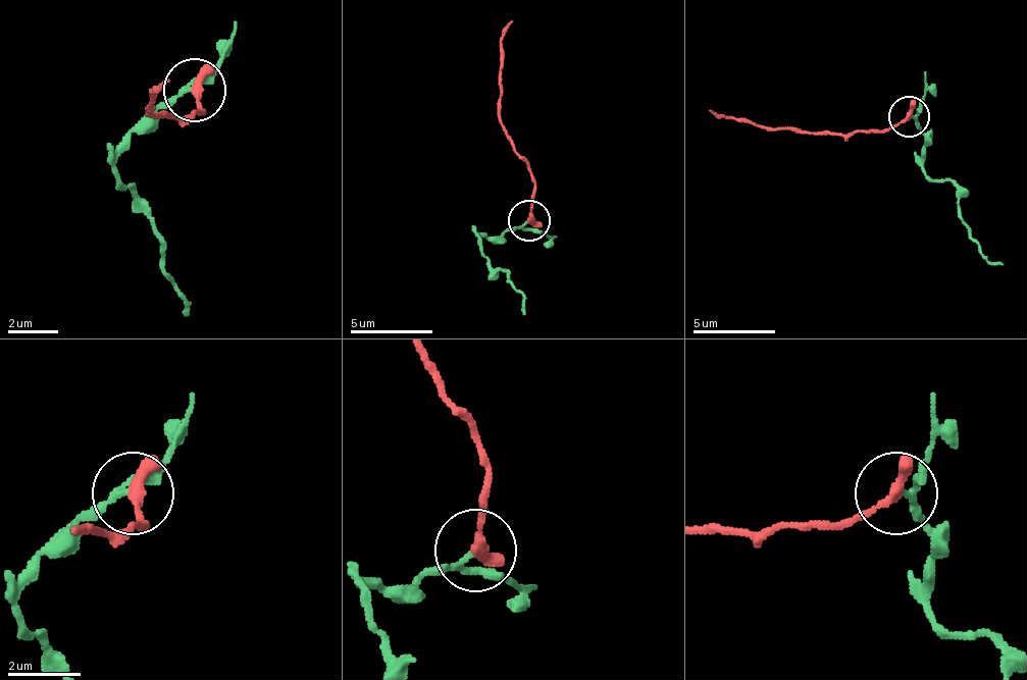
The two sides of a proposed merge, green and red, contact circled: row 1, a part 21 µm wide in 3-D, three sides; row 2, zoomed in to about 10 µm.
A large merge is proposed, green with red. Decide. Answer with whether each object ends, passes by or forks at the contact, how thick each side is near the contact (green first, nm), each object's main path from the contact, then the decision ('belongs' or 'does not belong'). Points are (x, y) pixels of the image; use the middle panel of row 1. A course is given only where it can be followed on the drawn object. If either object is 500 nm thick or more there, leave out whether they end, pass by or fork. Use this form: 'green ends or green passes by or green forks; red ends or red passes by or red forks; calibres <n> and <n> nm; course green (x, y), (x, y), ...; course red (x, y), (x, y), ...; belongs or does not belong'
green passes by; red ends; calibres 130 and 400 nm; course green (526, 219), (497, 236), (476, 236), (489, 264), (505, 272), (526, 313); course red (530, 219), (534, 174), (505, 133), (501, 35), (514, 22); does not belong

